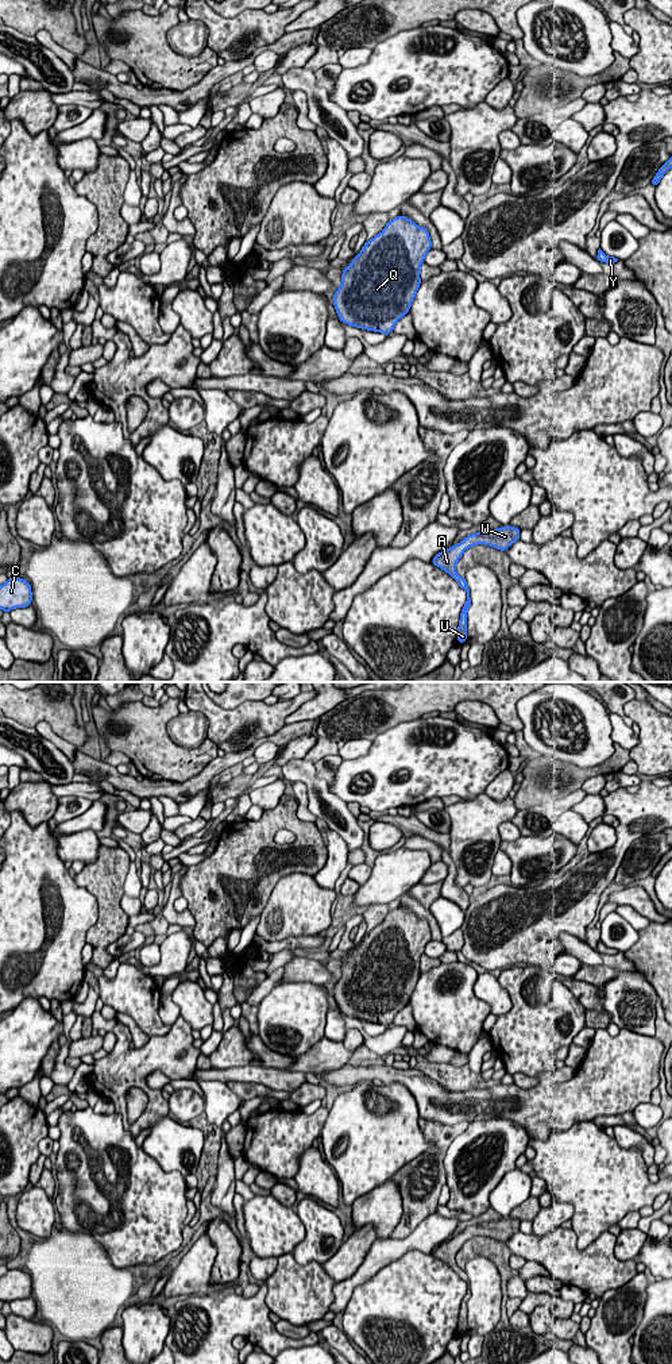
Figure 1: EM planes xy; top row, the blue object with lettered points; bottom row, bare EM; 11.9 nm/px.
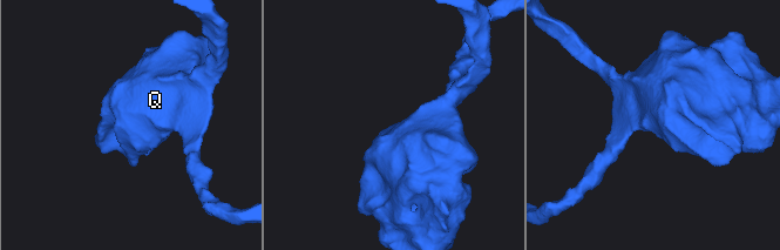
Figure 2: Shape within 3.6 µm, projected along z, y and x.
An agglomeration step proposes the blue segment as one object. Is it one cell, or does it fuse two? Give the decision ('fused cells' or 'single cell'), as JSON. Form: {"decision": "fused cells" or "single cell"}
{"decision": "single cell"}

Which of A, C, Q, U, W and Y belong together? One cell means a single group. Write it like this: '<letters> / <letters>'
A C Q U W Y

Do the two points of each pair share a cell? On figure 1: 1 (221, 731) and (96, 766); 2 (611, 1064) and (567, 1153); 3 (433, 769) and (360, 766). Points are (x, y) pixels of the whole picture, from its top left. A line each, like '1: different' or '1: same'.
1: different
2: different
3: same

